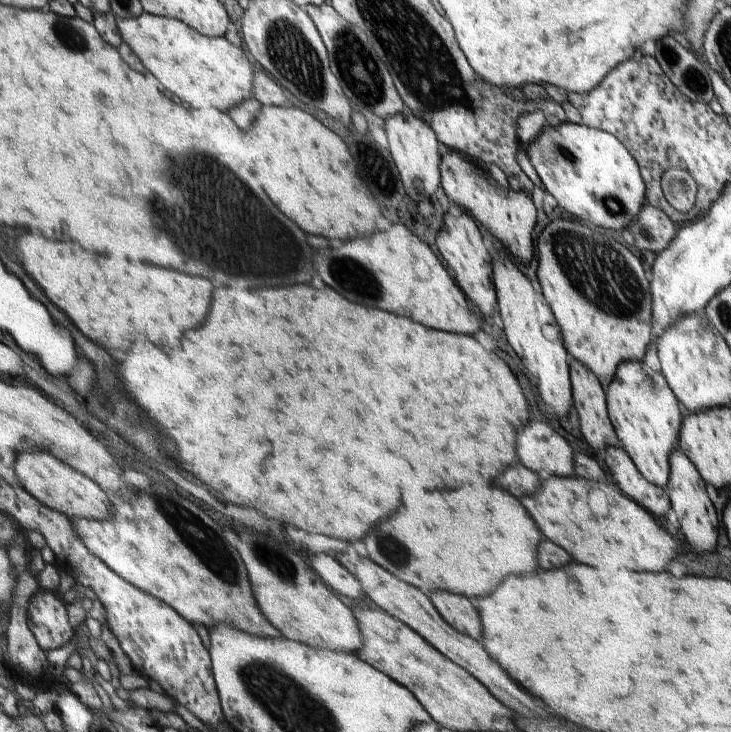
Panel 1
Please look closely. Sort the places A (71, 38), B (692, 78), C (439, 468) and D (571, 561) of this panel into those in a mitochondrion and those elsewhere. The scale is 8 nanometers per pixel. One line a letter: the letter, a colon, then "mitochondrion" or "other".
A: mitochondrion
B: mitochondrion
C: other
D: other

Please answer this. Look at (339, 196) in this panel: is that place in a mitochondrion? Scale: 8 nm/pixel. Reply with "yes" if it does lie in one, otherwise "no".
no

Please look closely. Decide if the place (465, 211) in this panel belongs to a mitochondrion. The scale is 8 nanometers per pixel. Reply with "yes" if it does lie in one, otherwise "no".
no

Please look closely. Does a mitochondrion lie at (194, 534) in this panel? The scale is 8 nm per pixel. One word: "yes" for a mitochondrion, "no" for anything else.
yes

